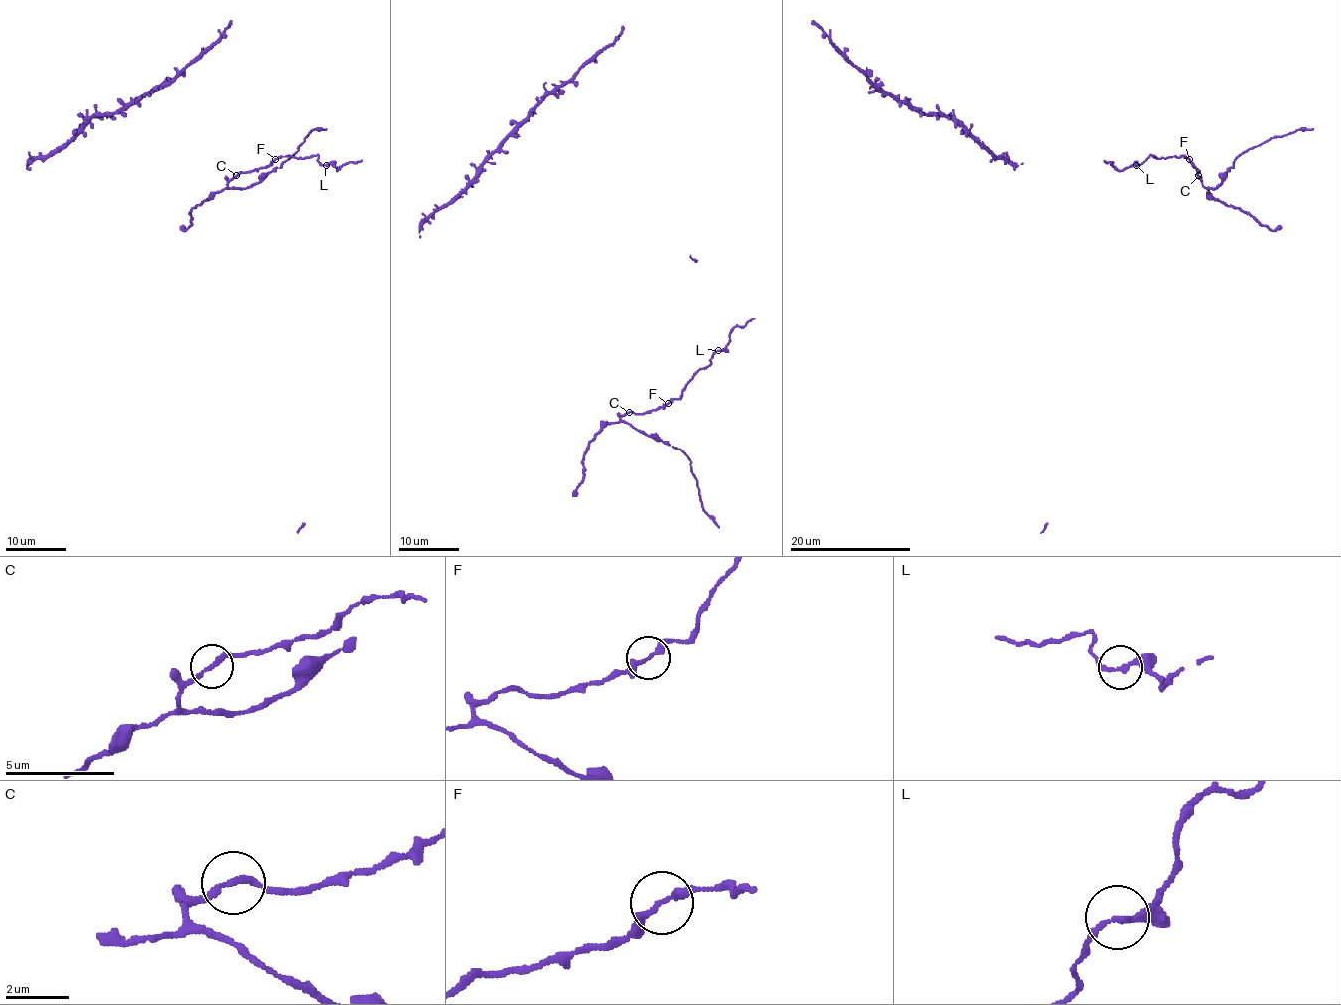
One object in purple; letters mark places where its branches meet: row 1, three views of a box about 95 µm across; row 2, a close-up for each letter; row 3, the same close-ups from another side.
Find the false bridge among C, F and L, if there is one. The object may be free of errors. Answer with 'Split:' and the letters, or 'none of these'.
Split: none of these

